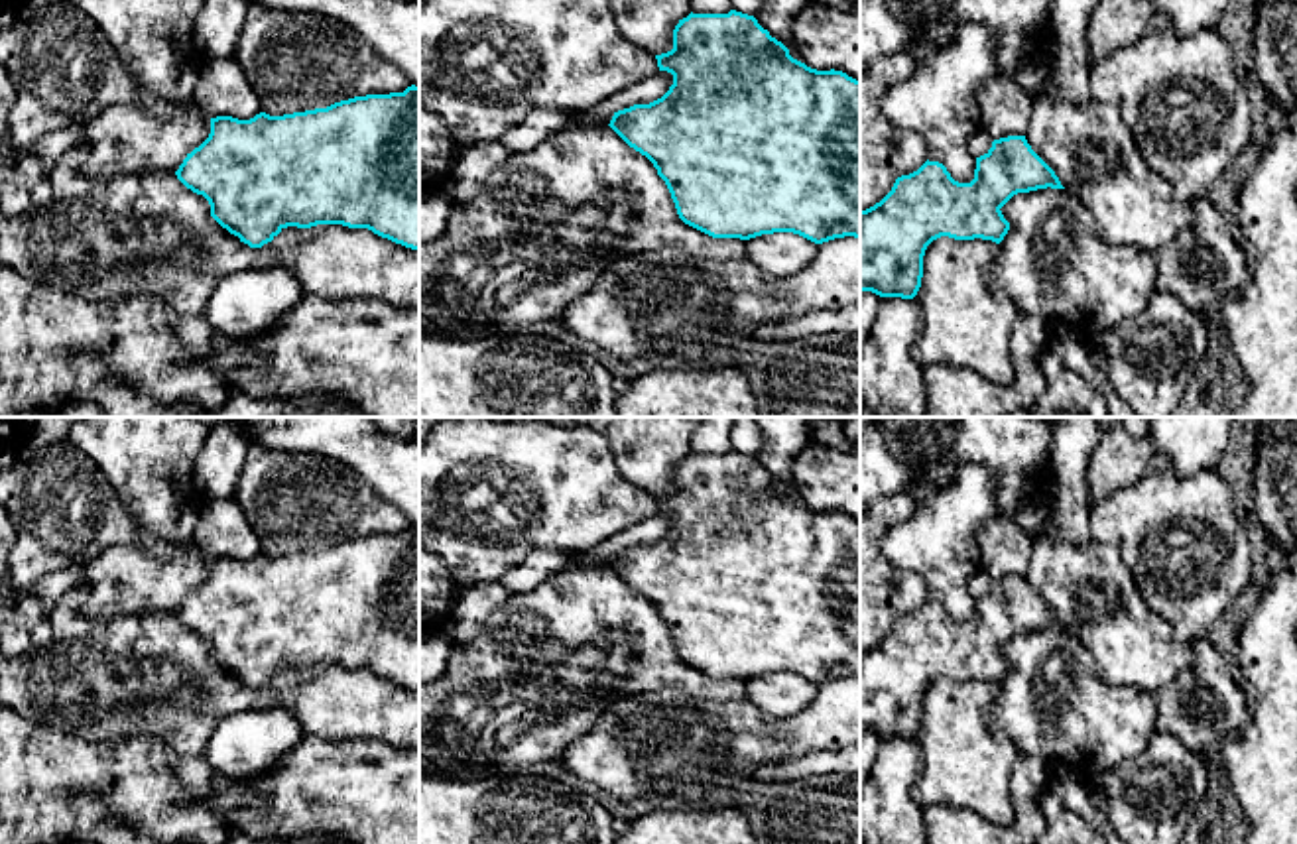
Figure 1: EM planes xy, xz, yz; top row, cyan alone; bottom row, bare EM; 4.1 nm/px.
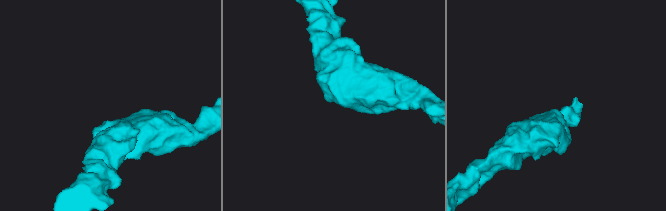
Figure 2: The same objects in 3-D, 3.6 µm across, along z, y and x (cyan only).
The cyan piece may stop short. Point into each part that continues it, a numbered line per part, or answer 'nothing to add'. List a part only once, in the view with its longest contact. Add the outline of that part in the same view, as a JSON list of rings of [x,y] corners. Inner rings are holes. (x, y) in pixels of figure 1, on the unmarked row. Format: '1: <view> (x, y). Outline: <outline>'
nothing to add

